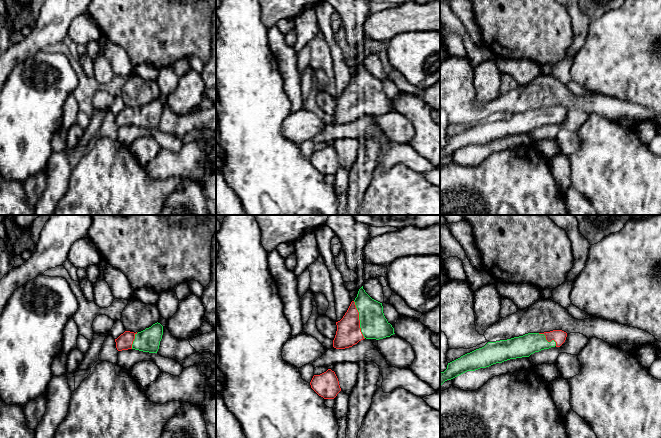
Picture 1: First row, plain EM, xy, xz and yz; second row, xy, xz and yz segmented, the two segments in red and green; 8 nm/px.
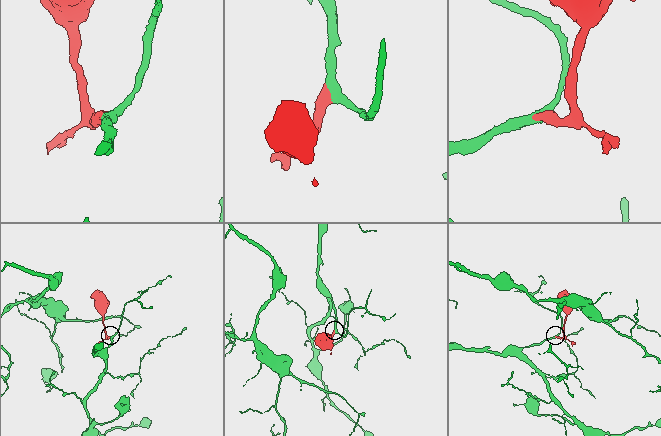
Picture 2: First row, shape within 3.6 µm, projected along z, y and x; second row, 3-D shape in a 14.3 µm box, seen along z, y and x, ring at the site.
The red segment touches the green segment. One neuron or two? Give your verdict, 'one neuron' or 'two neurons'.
one neuron

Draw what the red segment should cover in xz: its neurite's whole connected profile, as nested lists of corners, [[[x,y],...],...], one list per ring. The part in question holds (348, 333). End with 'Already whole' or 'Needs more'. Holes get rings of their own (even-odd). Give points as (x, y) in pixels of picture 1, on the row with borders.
[[[363,286],[336,325],[333,340],[336,349],[352,347],[365,338],[379,340],[395,334],[394,328],[384,316],[382,303],[372,299]]]. Needs more

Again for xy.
[[[155,323],[141,332],[125,331],[117,339],[118,351],[135,349],[143,352],[157,353],[163,335],[163,326]]]. Needs more

